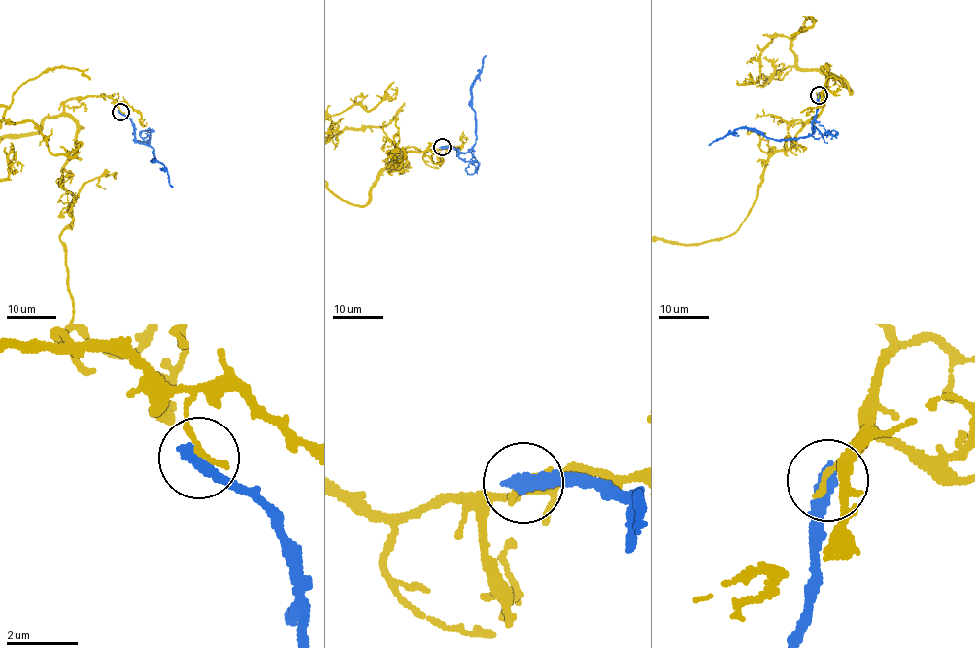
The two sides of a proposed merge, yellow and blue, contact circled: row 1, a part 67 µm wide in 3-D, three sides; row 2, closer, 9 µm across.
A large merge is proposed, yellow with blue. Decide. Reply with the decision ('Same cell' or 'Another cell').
Another cell

